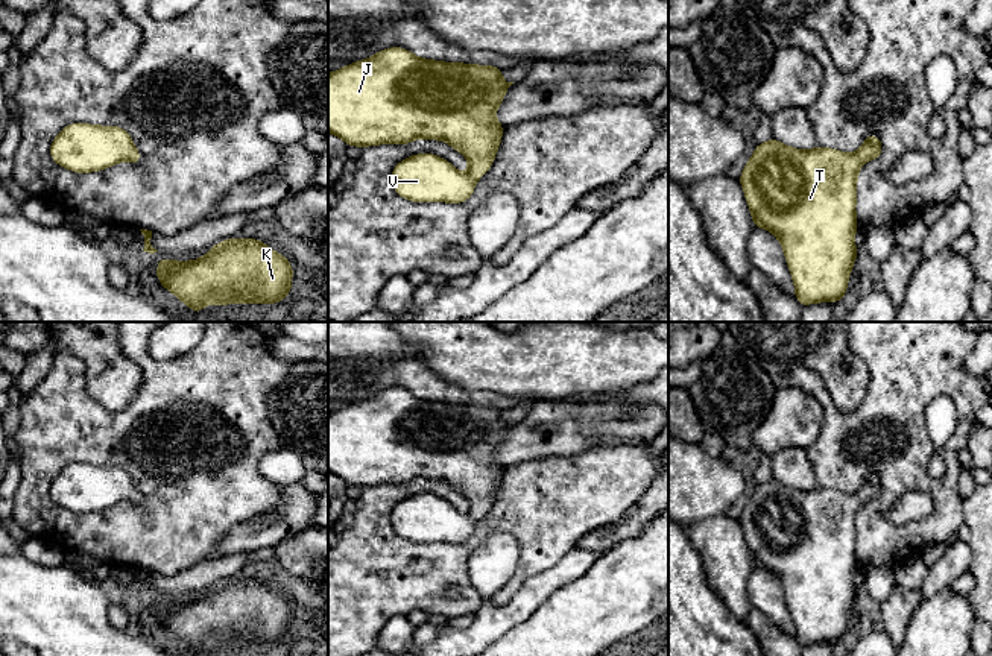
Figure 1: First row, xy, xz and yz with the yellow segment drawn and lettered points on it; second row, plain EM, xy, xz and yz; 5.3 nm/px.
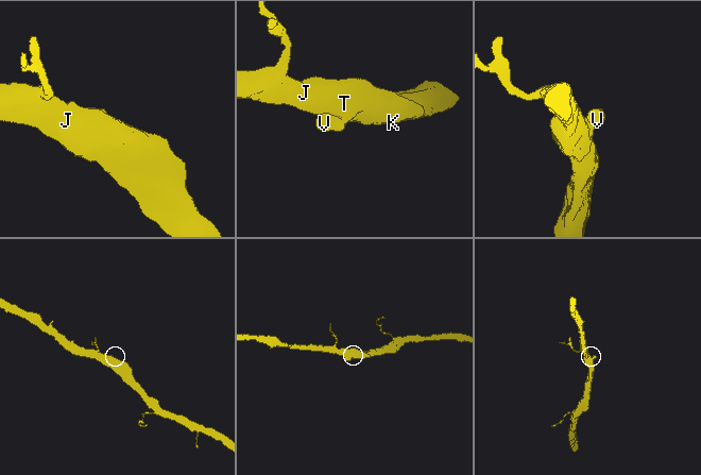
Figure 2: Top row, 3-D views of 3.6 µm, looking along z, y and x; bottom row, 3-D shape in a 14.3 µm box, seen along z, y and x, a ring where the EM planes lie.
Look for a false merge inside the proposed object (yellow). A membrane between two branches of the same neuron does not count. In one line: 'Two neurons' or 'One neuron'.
One neuron

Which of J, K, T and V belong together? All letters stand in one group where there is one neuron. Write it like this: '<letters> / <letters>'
J K T V

